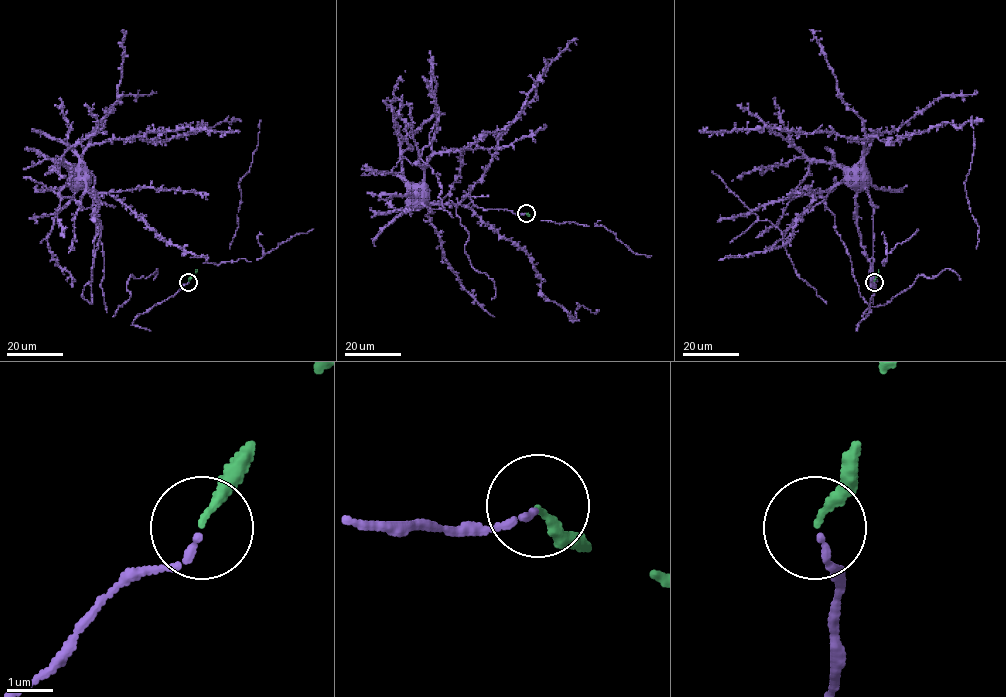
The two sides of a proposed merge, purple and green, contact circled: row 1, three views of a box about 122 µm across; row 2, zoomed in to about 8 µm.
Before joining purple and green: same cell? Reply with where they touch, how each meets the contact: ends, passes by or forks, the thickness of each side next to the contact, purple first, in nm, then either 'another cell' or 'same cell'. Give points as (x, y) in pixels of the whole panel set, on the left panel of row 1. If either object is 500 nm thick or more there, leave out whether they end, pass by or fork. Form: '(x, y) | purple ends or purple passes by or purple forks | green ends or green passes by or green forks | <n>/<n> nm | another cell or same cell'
(188, 282) | purple ends | green ends | 120/160 nm | same cell

